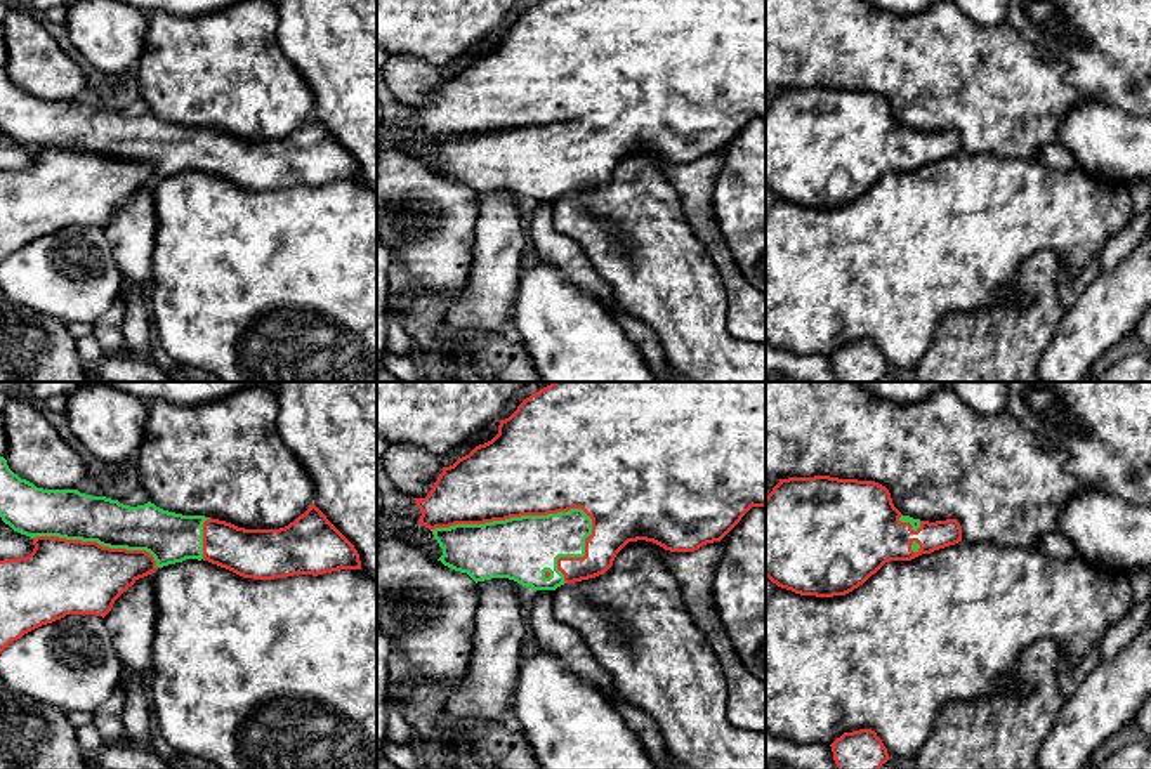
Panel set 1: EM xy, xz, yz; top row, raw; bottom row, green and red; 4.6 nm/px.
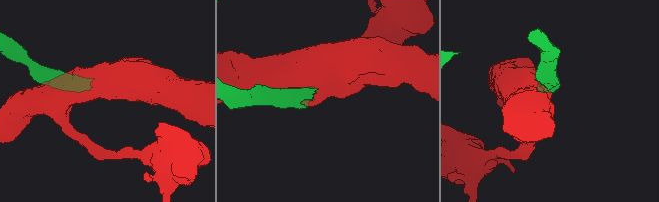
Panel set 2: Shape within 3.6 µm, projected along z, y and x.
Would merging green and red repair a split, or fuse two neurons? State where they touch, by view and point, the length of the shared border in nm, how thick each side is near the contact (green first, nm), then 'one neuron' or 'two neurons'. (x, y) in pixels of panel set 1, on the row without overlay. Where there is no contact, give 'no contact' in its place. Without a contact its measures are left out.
meets green in xz at (511, 129); contact 750 nm long; 300 nm thick on the green side, 440 nm on the other; one neuron

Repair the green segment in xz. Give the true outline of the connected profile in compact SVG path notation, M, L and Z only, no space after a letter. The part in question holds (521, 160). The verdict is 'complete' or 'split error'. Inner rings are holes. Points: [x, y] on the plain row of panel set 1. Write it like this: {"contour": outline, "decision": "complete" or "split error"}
{"contour": "M540 0L509 30L500 31L498 45L491 52L443 78L429 106L413 111L422 123L418 134L432 142L443 160L437 172L467 184L476 194L509 189L535 203L556 201L564 194L606 184L616 165L637 151L653 153L670 163L694 163L720 153L752 118L766 118L766 0Z", "decision": "split error"}

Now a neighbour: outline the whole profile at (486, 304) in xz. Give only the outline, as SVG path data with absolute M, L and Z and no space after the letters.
M491 189L476 198L479 215L469 283L450 302L443 321L453 332L500 333L512 319L519 293L521 252L526 245L519 215L523 196L509 189Z

